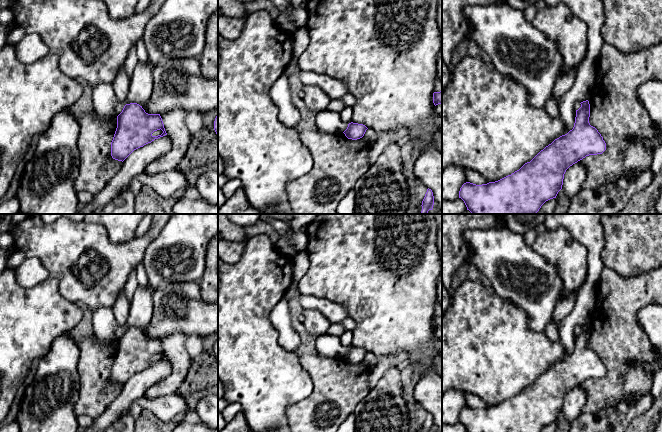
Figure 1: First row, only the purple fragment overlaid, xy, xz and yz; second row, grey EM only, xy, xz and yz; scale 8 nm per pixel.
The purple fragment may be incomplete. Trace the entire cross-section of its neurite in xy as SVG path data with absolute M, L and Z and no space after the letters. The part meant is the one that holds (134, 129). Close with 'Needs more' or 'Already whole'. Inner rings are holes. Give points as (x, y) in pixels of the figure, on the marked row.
M137 103L126 104L117 116L111 156L123 162L134 150L165 135L160 114L148 114Z. Already whole

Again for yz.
M589 101L580 104L581 107L576 110L573 129L555 139L519 170L487 184L464 183L459 198L464 201L467 210L472 214L536 214L546 201L556 198L562 189L564 174L570 166L586 156L602 154L606 150L603 137L589 123Z. Already whole

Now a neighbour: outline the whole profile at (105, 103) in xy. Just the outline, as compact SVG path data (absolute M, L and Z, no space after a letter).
M99 83L93 87L93 111L102 118L117 117L124 108L111 84Z

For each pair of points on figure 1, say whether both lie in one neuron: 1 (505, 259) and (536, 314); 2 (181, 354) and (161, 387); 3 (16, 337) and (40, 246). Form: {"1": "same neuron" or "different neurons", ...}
{"1": "same neuron", "2": "same neuron", "3": "different neurons"}

